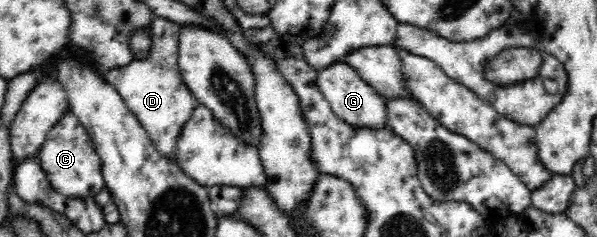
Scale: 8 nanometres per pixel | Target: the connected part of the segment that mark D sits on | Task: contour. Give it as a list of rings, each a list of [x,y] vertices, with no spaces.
[[[155,16],[152,20],[152,50],[144,60],[133,60],[131,63],[102,71],[105,82],[113,85],[123,98],[125,105],[135,115],[139,123],[149,134],[158,152],[175,162],[175,141],[181,131],[181,125],[191,117],[193,110],[200,104],[191,95],[187,84],[182,80],[178,69],[178,35],[182,27],[166,18]]]

